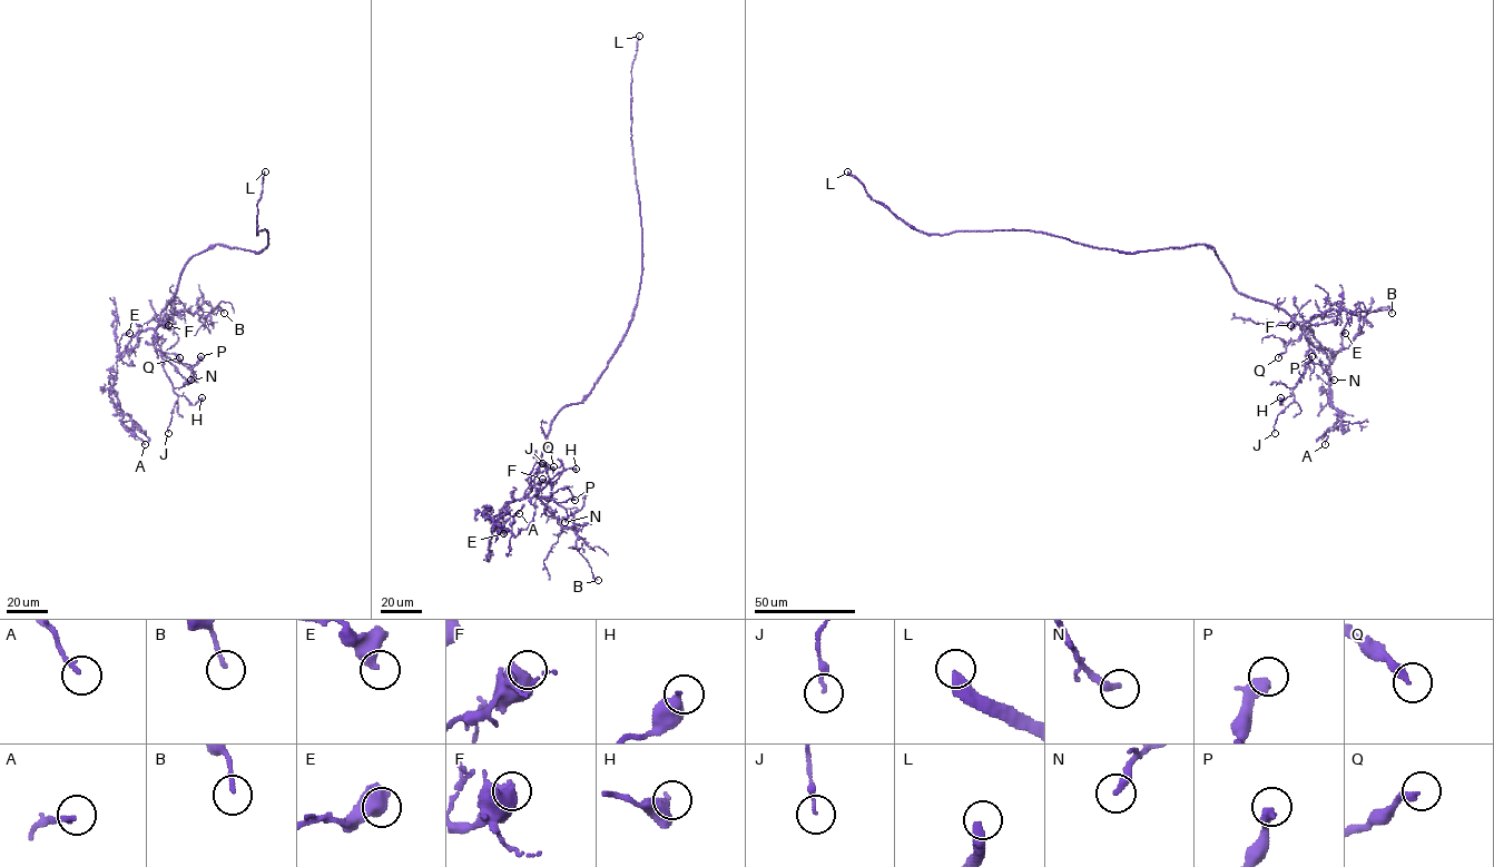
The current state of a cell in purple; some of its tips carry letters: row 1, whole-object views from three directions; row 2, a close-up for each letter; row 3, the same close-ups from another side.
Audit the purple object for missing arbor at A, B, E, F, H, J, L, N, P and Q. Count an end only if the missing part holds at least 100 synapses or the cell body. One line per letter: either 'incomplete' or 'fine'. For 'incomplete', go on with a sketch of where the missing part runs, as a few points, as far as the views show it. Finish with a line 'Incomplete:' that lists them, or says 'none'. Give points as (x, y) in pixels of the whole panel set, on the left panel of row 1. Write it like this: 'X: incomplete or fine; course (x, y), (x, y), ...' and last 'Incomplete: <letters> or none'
A: fine
B: fine
E: fine
F: fine
H: fine
J: fine
L: incomplete; course (265, 171), (271, 121), (262, 109), (243, 100), (223, 82), (188, 78), (179, 89), (140, 63)
N: fine
P: fine
Q: fine
Incomplete: L

